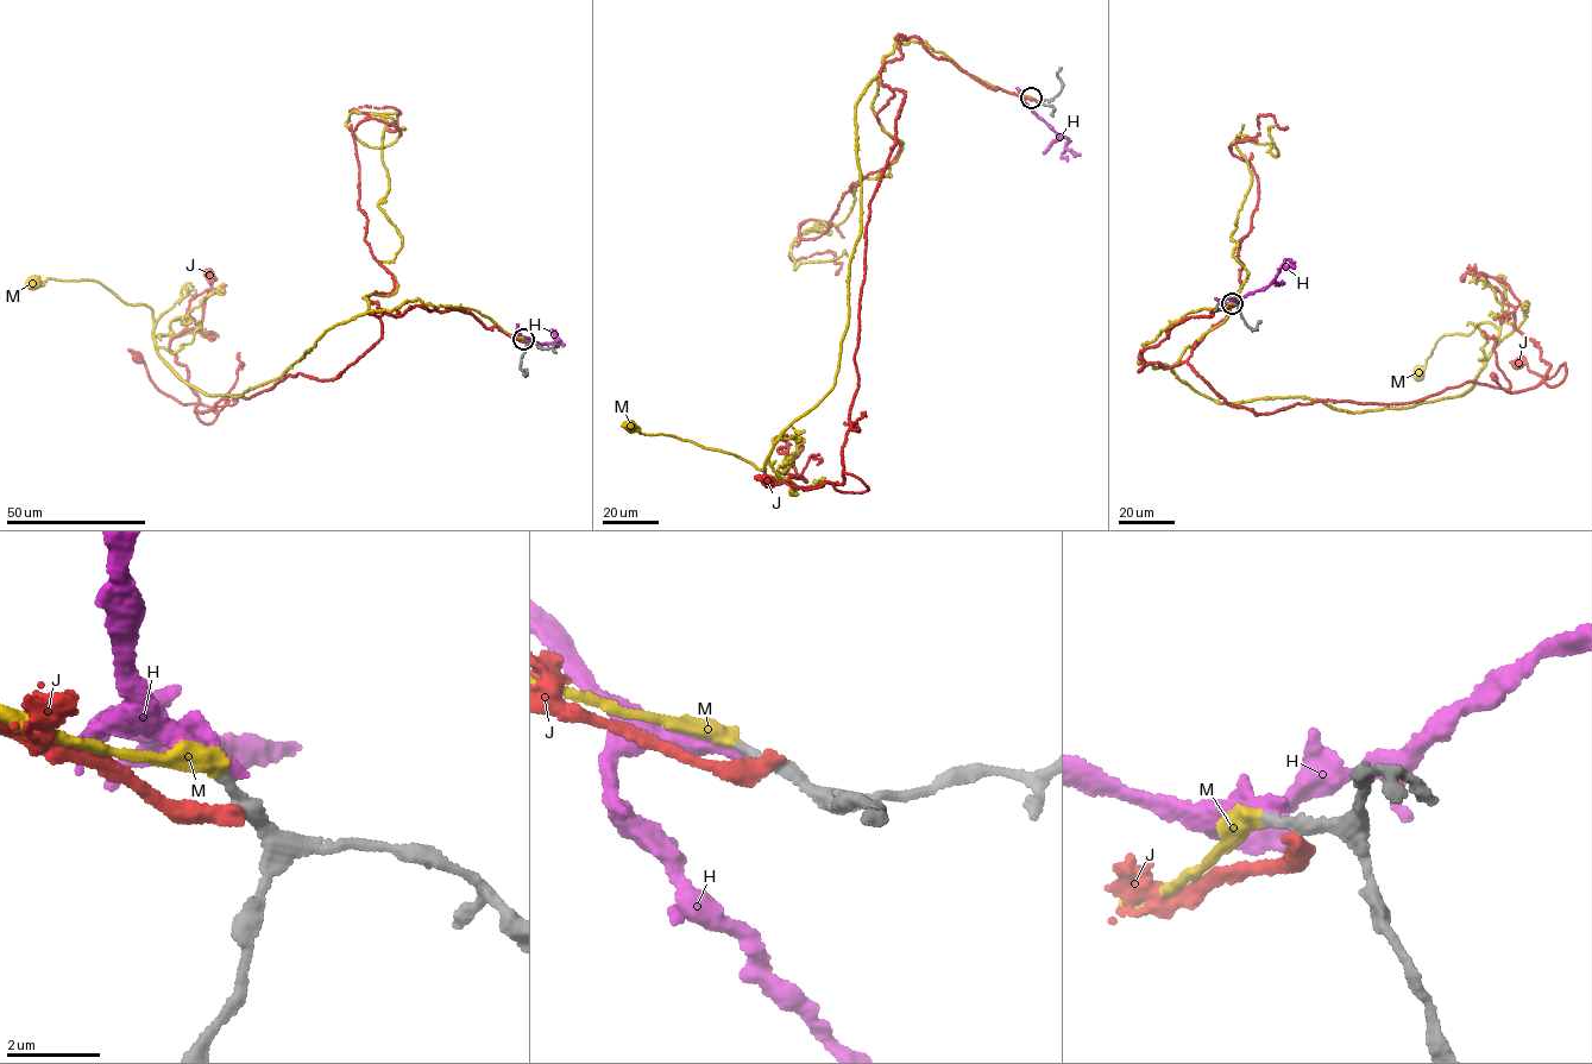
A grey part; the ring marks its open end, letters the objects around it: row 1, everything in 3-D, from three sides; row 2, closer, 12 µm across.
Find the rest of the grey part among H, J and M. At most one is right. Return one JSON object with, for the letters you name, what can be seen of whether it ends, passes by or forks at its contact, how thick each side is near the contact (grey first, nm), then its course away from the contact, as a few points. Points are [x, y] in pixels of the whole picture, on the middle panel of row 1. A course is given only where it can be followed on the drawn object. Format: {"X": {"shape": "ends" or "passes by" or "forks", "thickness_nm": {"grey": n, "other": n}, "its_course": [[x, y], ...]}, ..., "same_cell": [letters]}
{"M": {"shape": "ends", "thickness_nm": {"grey": 220, "other": 400}, "its_course": [[1031, 99], [924, 42], [895, 38], [856, 106], [861, 232], [835, 386], [780, 434], [761, 471], [629, 426]]}, "same_cell": ["M"]}

